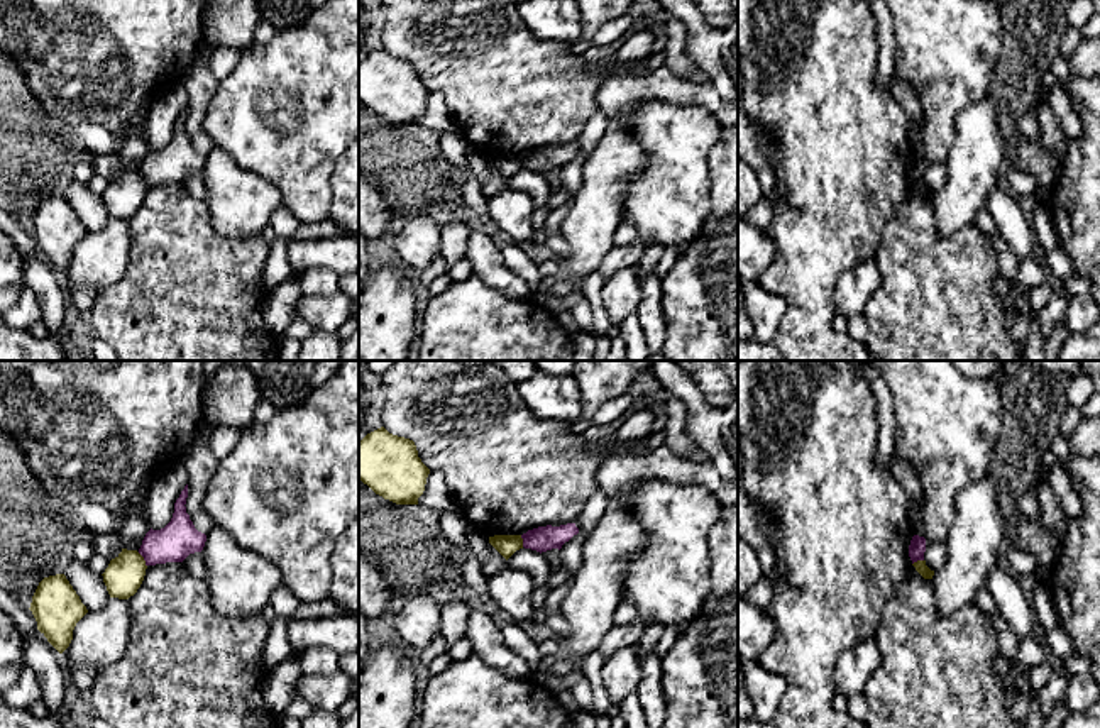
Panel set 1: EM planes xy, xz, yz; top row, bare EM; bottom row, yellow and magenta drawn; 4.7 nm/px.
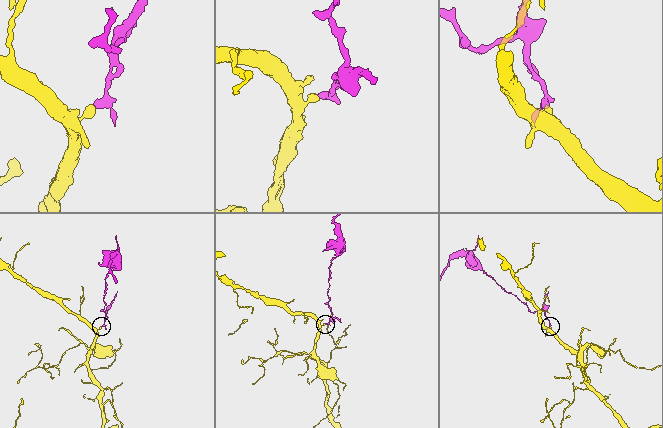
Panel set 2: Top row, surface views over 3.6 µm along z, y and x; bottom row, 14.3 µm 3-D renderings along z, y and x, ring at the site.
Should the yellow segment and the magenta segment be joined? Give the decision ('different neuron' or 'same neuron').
different neuron

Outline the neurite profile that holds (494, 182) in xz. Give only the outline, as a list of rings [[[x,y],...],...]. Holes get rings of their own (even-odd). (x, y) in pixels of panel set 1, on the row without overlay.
[[[487,164],[487,179],[482,185],[482,195],[489,200],[494,193],[506,186],[506,179],[491,166]]]

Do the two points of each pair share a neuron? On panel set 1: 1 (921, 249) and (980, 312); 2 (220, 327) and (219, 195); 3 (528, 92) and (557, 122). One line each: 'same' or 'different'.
1: same
2: different
3: same

